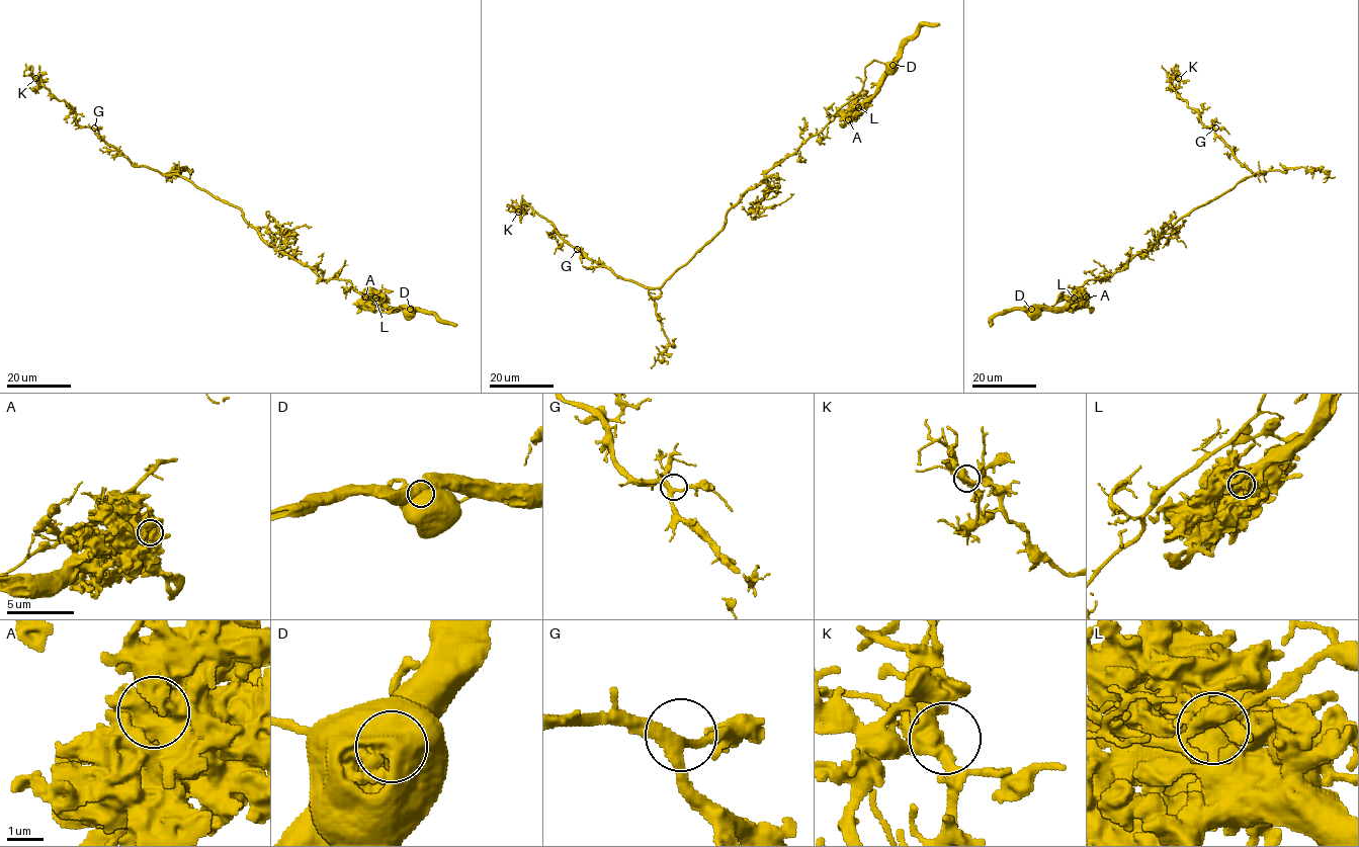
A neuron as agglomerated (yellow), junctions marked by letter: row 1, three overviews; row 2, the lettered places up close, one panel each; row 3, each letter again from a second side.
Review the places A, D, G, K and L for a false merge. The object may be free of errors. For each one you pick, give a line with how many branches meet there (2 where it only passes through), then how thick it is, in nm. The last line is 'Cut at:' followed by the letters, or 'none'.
D: branches 2; calibre 900 nm
Cut at: D

